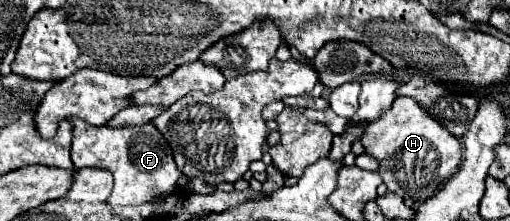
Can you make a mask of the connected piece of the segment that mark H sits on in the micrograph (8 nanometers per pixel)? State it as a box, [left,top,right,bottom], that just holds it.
[362,97,462,203]

